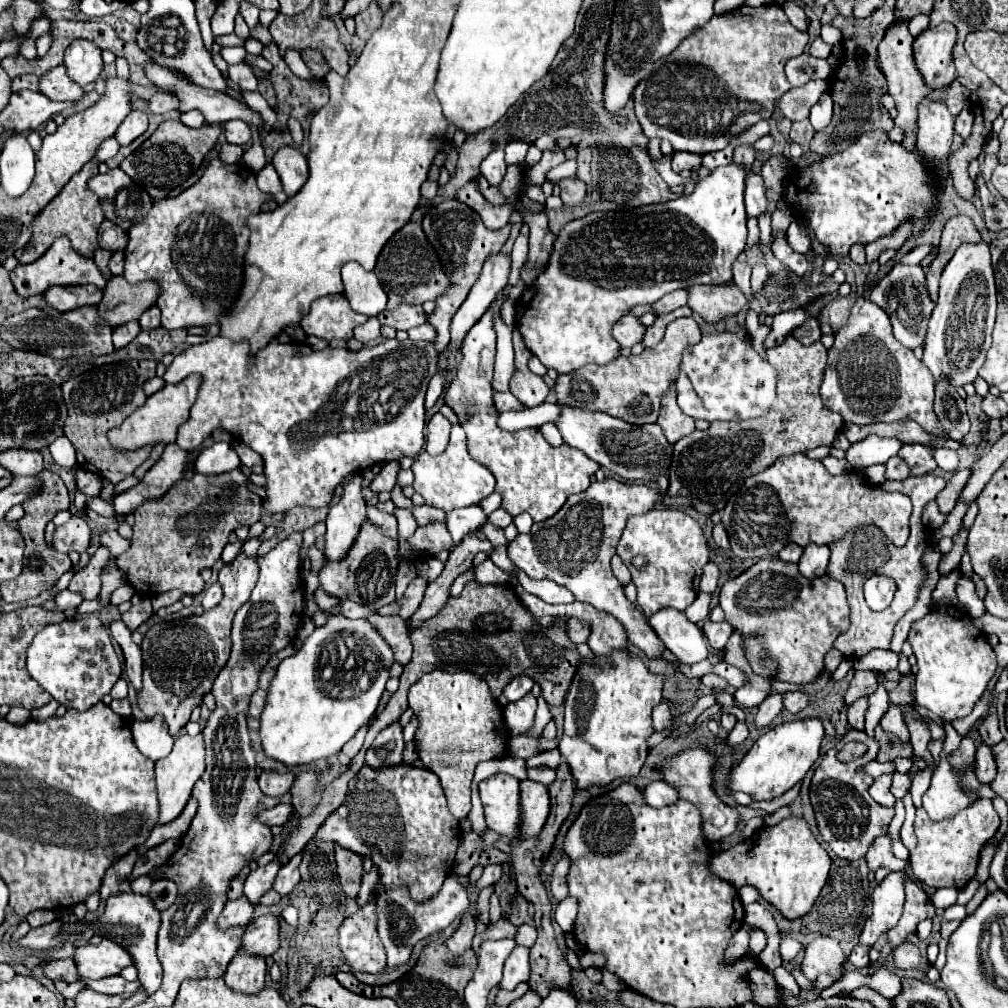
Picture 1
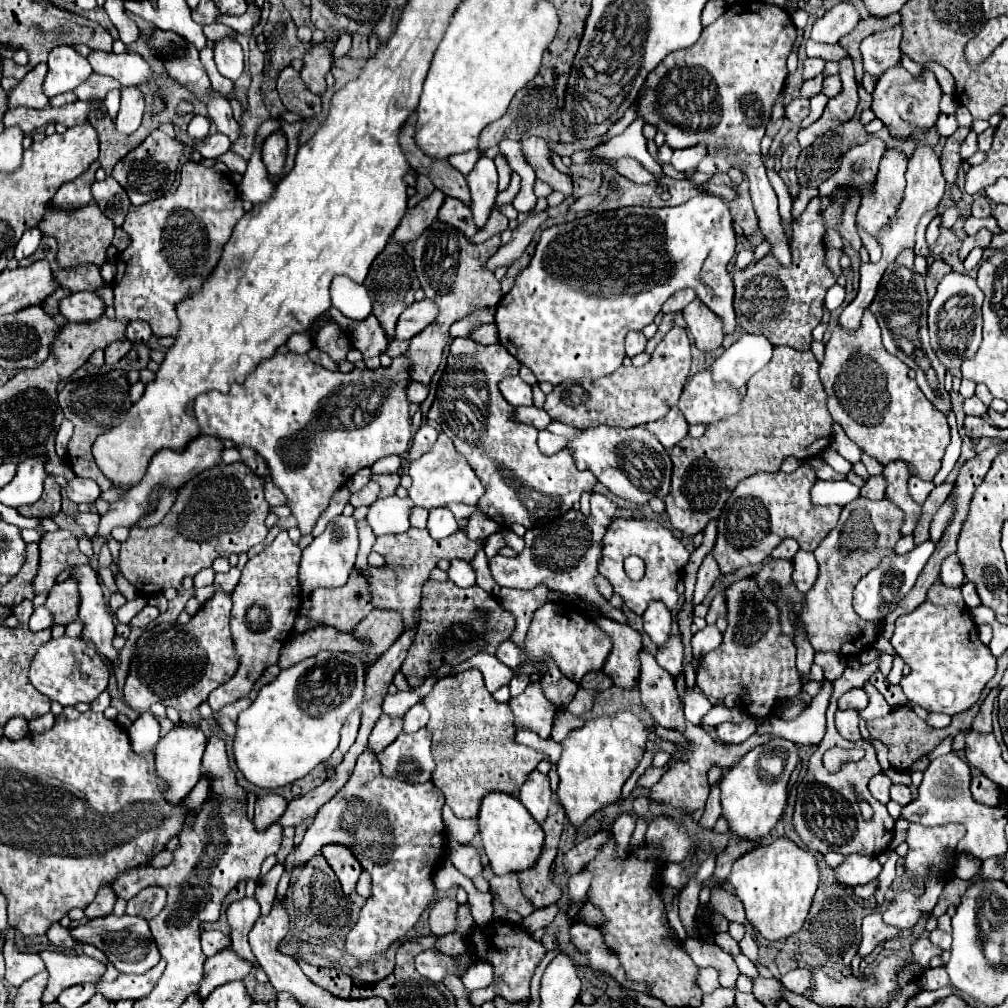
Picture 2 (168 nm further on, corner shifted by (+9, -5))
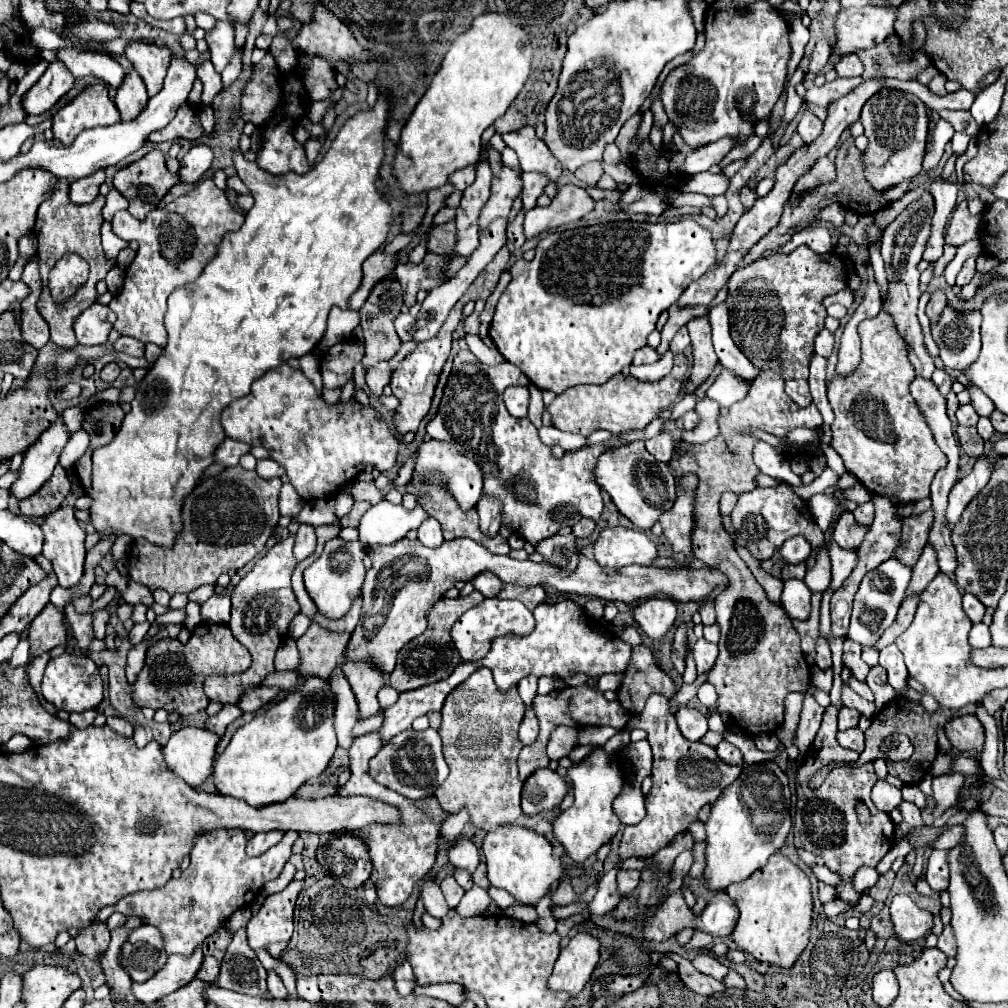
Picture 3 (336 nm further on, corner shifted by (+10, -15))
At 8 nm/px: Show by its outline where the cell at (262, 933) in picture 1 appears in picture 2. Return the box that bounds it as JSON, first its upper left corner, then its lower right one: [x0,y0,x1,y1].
[199,948,251,1000]

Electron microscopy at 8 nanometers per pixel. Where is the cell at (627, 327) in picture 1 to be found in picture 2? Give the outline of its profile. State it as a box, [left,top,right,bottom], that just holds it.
[625,332,647,356]

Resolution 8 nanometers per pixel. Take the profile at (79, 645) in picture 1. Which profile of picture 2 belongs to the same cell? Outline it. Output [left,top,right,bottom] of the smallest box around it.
[29,636,109,706]

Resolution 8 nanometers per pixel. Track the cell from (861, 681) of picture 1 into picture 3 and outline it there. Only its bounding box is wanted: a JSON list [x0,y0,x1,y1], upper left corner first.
[838,708,862,730]

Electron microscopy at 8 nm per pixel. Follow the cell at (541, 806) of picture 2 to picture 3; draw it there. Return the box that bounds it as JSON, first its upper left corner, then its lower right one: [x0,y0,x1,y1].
[522,770,566,816]

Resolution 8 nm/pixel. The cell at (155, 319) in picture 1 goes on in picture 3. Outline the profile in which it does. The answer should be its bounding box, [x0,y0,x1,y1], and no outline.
[114,336,144,358]

